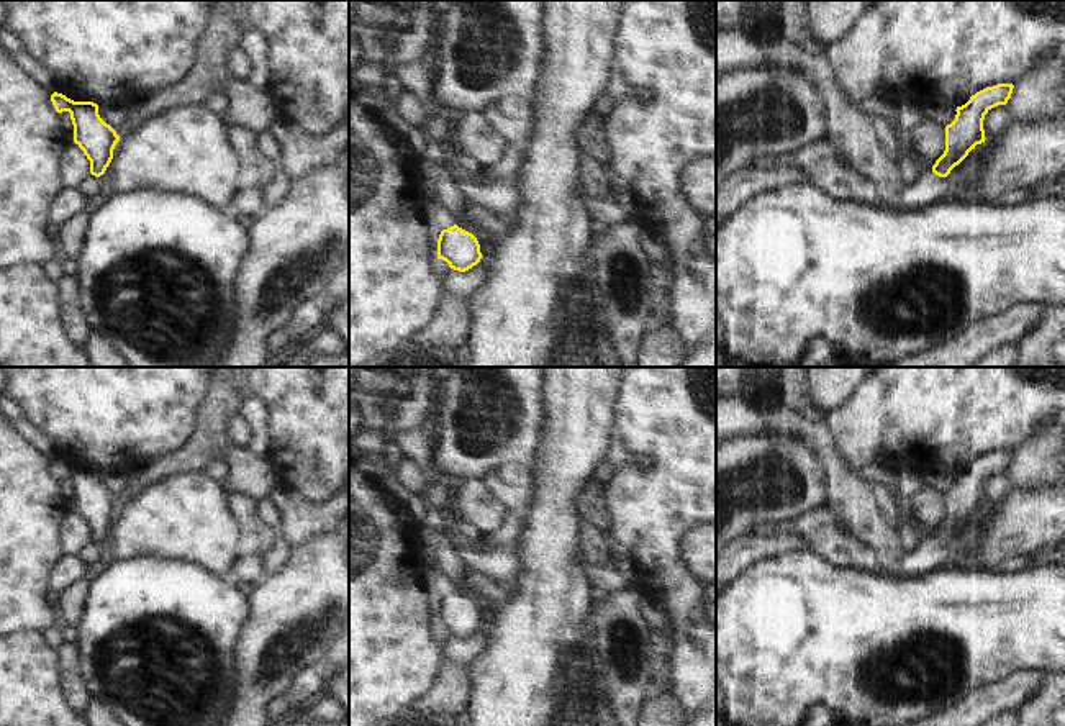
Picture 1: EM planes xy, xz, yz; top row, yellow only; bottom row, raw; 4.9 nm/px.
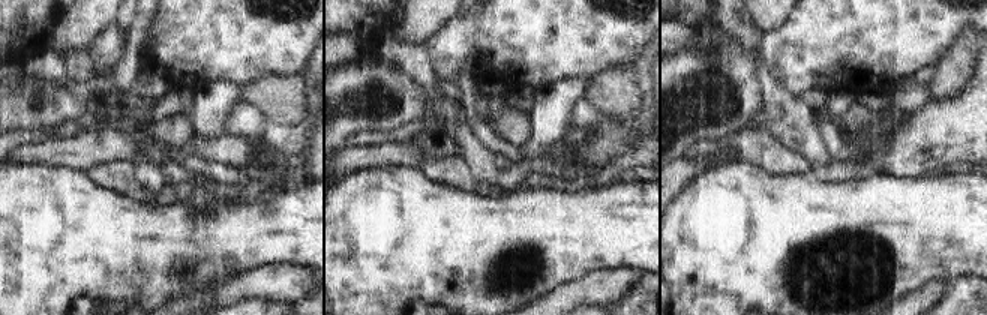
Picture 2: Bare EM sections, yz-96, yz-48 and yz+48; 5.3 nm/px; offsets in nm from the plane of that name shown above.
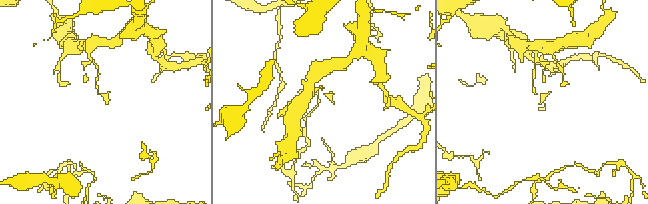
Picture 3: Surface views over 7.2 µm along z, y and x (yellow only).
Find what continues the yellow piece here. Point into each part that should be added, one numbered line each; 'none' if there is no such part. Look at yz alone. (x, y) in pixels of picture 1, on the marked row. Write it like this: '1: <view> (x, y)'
1: yz (959, 184)

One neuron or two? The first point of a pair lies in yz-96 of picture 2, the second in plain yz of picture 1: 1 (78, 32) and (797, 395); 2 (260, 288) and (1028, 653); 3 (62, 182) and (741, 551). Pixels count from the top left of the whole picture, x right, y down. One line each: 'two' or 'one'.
1: two
2: two
3: two

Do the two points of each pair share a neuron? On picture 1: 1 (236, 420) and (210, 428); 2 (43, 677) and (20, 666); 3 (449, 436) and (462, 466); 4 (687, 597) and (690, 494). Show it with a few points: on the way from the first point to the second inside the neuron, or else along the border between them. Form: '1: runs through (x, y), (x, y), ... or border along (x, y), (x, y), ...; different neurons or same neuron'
1: border along (235, 412), (226, 421), (226, 436), (244, 448); different neurons
2: runs through (38, 677), (31, 677), (25, 671); same neuron
3: runs through (454, 443), (462, 459); same neuron
4: runs through (667, 571), (667, 520); same neuron

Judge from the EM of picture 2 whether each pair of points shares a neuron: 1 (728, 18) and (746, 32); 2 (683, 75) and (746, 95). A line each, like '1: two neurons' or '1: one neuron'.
1: one neuron
2: one neuron

